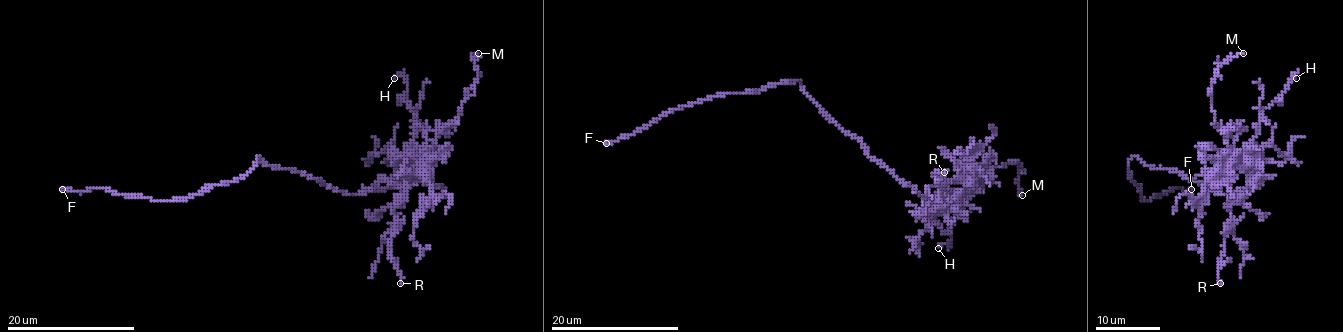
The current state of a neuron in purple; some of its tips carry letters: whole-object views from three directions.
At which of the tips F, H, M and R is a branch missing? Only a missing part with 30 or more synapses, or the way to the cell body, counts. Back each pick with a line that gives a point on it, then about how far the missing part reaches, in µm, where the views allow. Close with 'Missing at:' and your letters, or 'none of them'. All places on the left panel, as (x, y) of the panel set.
F: (62, 189) | 20 µm
Missing at: F

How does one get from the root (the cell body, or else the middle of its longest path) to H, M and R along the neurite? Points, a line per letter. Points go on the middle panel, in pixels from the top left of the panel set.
H: (853, 137), (872, 158), (939, 209), (957, 204), (960, 212), (949, 230), (950, 243), (938, 248)
M: (853, 137), (872, 158), (931, 201), (960, 192), (1005, 163), (1021, 166), (1022, 195)
R: (853, 137), (931, 201), (965, 185), (963, 180), (938, 184), (934, 174), (944, 172)

